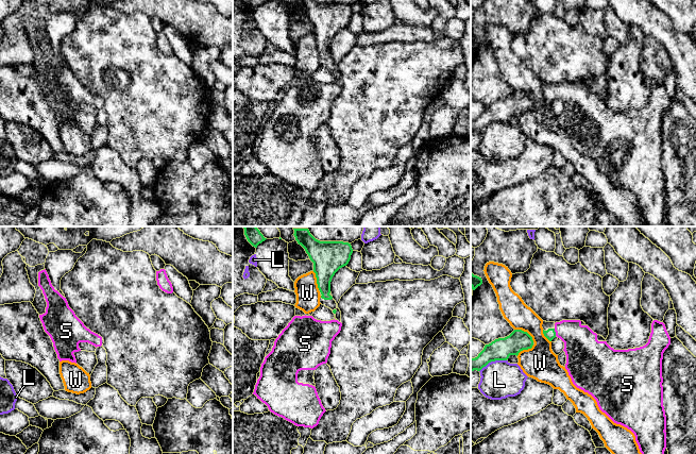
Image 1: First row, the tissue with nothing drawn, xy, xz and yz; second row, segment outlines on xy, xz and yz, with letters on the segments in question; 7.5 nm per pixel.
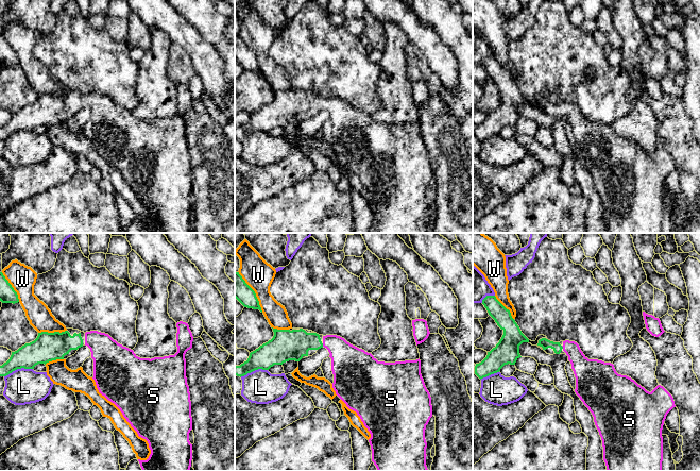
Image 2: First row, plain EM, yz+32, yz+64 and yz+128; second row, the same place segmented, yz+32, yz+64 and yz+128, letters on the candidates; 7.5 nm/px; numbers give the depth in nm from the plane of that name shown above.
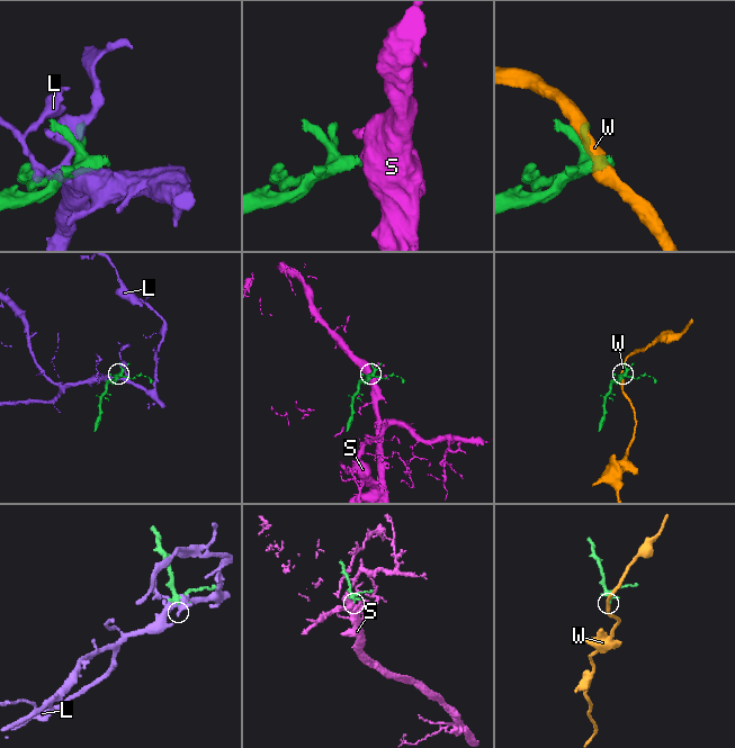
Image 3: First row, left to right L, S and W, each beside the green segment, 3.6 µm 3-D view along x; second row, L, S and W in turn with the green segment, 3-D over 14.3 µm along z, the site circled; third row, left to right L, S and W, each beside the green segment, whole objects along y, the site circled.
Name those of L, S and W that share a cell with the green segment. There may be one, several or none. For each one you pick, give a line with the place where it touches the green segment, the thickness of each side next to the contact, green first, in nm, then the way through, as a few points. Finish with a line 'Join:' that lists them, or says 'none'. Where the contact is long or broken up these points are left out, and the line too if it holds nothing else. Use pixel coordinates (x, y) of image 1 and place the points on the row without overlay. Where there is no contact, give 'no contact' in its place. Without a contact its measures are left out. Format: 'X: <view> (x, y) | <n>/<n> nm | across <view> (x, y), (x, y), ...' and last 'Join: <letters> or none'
S: yz (555, 94) | 80/260 nm | across yz (549, 96), (555, 94), (564, 94), (582, 112)
Join: S

